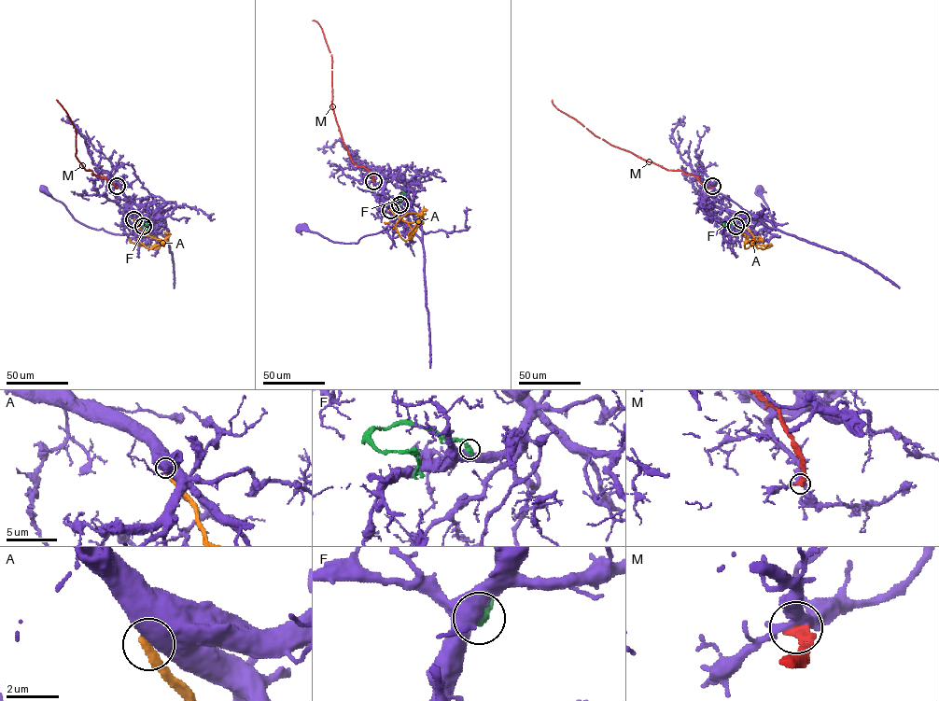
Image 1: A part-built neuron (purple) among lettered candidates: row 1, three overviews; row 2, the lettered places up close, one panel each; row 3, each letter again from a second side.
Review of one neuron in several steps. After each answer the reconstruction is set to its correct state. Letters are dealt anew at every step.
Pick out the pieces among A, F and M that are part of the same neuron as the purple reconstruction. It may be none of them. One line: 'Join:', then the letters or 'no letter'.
Join: no letter

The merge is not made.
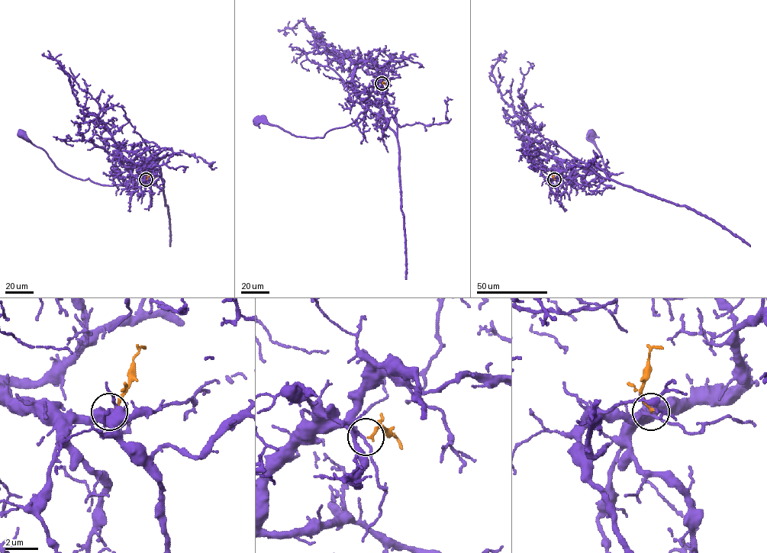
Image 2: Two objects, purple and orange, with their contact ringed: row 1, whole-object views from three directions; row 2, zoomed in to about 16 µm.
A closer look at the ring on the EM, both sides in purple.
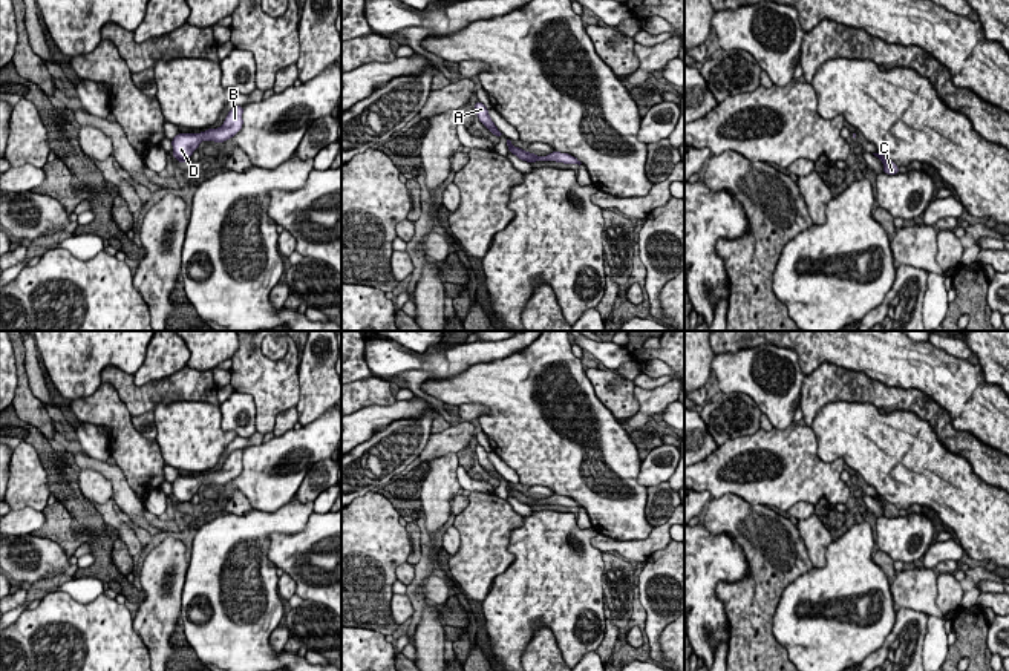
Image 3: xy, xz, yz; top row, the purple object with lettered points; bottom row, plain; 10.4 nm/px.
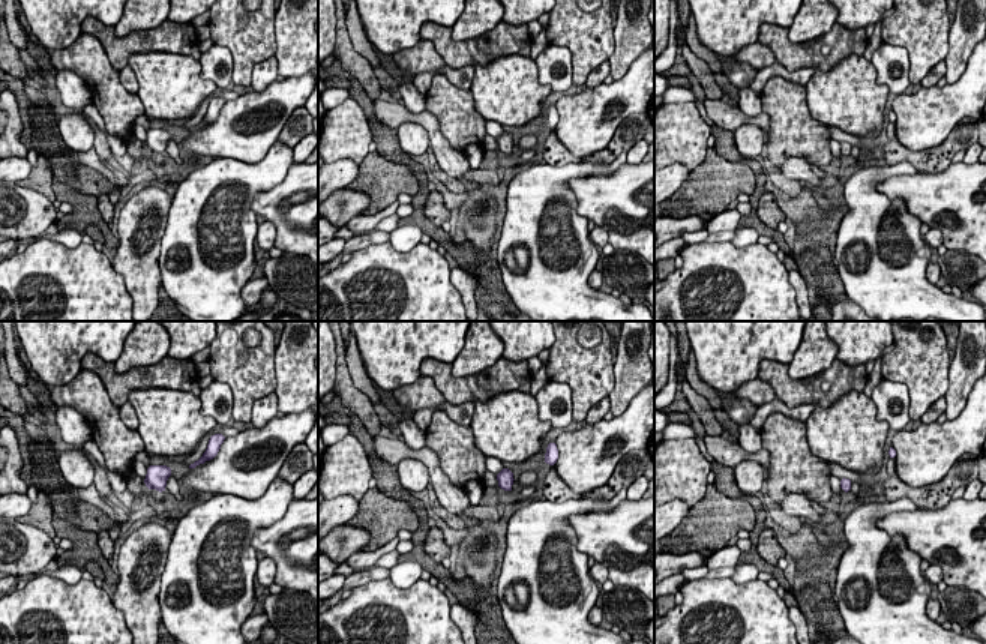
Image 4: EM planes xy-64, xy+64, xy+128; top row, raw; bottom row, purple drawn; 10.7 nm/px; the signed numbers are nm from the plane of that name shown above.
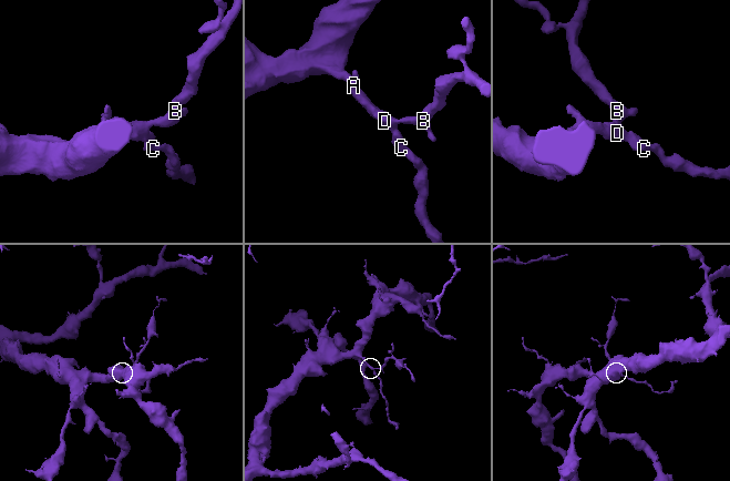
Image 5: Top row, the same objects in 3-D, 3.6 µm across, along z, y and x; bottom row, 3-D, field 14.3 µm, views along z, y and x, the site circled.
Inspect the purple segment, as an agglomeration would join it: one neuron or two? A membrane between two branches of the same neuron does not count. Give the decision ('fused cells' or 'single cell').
single cell

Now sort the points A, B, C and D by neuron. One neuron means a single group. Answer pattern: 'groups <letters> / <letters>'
groups A B C D

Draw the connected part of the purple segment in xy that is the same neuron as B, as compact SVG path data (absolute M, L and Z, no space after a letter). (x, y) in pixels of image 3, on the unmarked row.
M243 449L233 450L224 467L217 472L208 472L201 476L178 476L171 483L173 495L171 498L182 507L190 502L194 493L199 492L201 484L214 484L214 486L224 486L230 481L233 481L243 469L242 463Z

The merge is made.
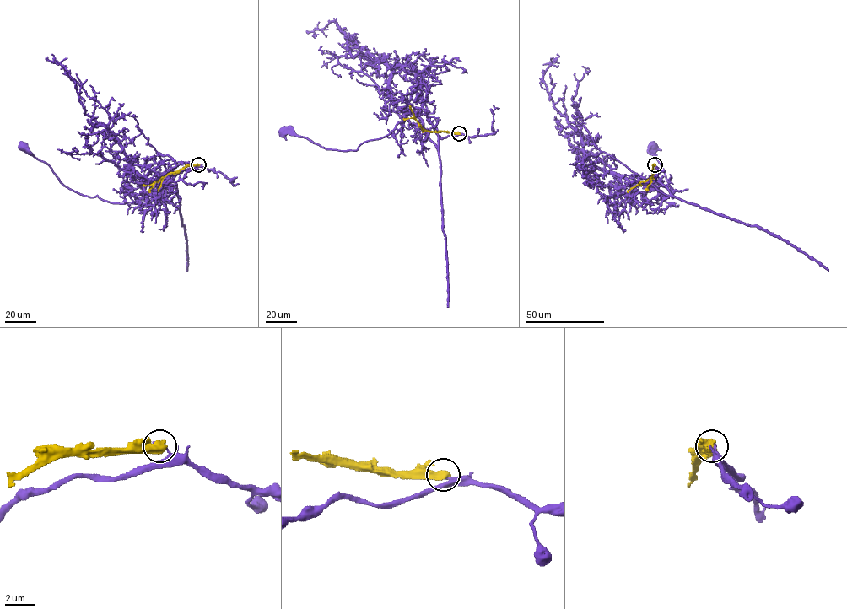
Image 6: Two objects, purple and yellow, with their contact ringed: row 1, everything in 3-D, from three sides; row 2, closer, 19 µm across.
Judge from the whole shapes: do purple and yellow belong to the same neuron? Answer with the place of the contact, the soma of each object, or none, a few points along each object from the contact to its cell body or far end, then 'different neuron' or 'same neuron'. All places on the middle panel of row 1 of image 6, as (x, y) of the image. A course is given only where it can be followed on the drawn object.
(459, 133) | purple (283, 130) | yellow none | purple via (459, 133), (441, 137), (427, 116), (412, 111), (355, 150), (326, 149), (283, 131) | yellow via (459, 133), (423, 129), (410, 105) | different neuron

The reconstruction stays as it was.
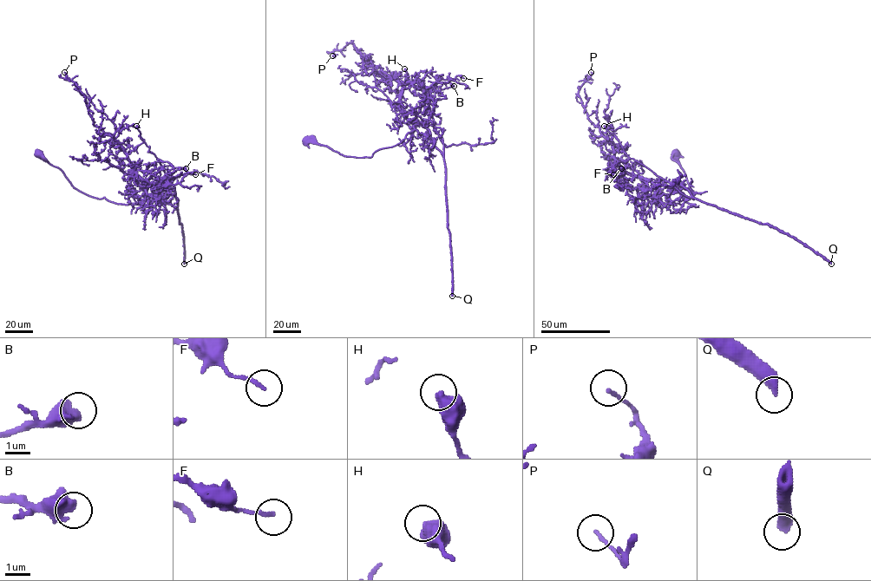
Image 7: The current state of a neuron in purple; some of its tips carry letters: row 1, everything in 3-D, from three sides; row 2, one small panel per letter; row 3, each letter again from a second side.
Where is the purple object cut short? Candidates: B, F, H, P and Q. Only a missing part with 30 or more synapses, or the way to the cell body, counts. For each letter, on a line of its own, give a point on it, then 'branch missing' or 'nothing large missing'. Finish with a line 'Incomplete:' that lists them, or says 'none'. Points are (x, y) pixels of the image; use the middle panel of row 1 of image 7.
B: at (454, 86); nothing large missing
F: at (463, 78); nothing large missing
H: at (404, 68); nothing large missing
P: at (332, 55); nothing large missing
Q: at (452, 296); branch missing
Incomplete: Q

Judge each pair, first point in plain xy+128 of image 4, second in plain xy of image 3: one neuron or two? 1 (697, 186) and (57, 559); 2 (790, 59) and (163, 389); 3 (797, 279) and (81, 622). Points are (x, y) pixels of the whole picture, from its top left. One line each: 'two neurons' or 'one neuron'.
1: two neurons
2: one neuron
3: two neurons

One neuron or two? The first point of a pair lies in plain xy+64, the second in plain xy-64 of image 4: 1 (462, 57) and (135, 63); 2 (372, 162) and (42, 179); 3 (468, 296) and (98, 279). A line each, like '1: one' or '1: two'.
1: two
2: one
3: two

